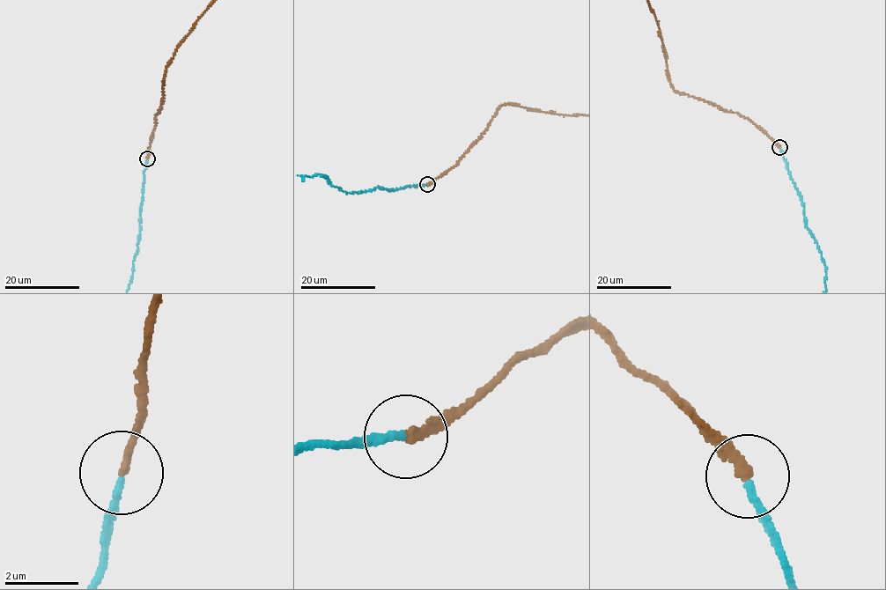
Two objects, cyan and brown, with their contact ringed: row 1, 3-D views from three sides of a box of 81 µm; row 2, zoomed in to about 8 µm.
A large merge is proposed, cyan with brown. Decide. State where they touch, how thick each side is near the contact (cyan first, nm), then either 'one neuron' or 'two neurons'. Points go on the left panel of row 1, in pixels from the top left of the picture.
at (147, 158); 170 nm thick on the cyan side, 240 nm on the other; one neuron

